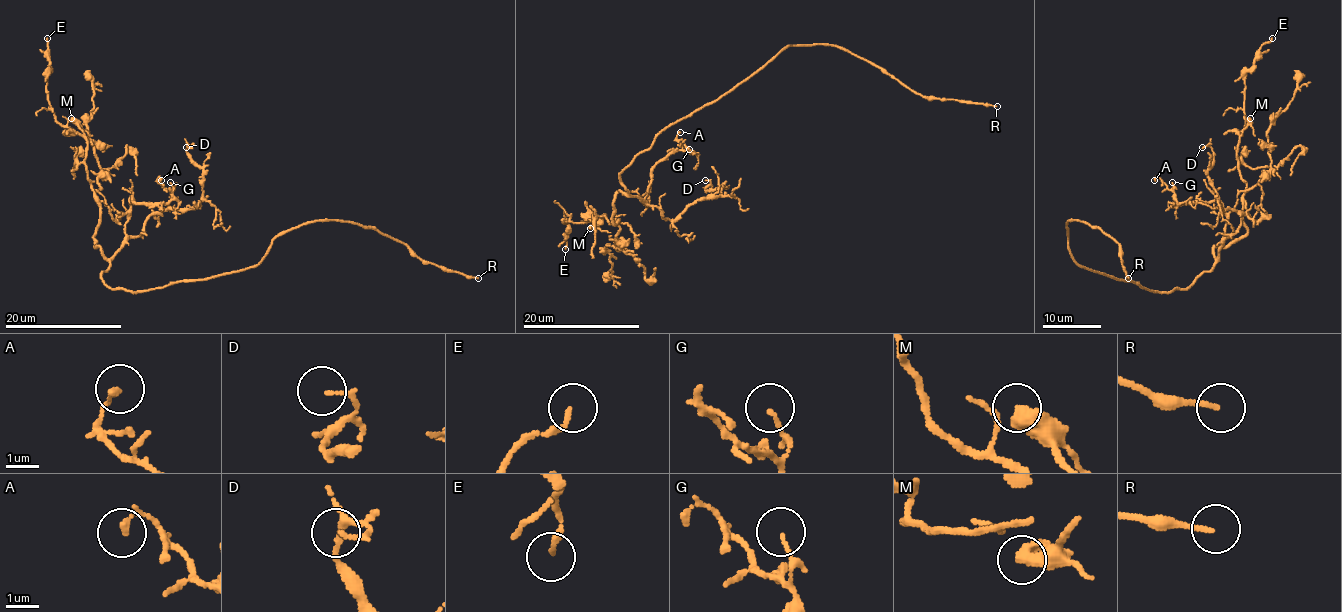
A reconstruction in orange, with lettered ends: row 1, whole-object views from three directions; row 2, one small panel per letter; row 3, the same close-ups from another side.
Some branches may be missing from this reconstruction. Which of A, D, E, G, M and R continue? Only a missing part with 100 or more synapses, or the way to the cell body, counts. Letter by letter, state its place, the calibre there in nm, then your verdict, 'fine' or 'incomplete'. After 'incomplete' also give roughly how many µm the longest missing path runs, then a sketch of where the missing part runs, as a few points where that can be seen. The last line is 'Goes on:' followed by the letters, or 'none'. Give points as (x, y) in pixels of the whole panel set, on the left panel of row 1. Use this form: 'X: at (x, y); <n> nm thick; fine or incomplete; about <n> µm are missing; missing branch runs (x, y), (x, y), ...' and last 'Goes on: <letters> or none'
A: at (161, 180); 200 nm thick; fine
D: at (186, 147); 130 nm thick; fine
E: at (47, 38); 180 nm thick; fine
G: at (170, 182); 80 nm thick; fine
M: at (71, 118); 360 nm thick; fine
R: at (478, 278); 150 nm thick; incomplete; about 4 µm are missing; missing branch runs (478, 278), (490, 276), (487, 279)
Goes on: R

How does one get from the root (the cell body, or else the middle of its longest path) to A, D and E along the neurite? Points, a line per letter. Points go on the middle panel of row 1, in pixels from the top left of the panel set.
A: (677, 120), (620, 174), (622, 185), (645, 204), (651, 169), (677, 151), (690, 152), (677, 140), (680, 132)
D: (677, 120), (620, 174), (622, 185), (675, 219), (721, 194), (721, 185), (705, 190), (705, 180)
E: (677, 120), (620, 174), (628, 191), (613, 203), (612, 222), (619, 220), (565, 222), (565, 249)

